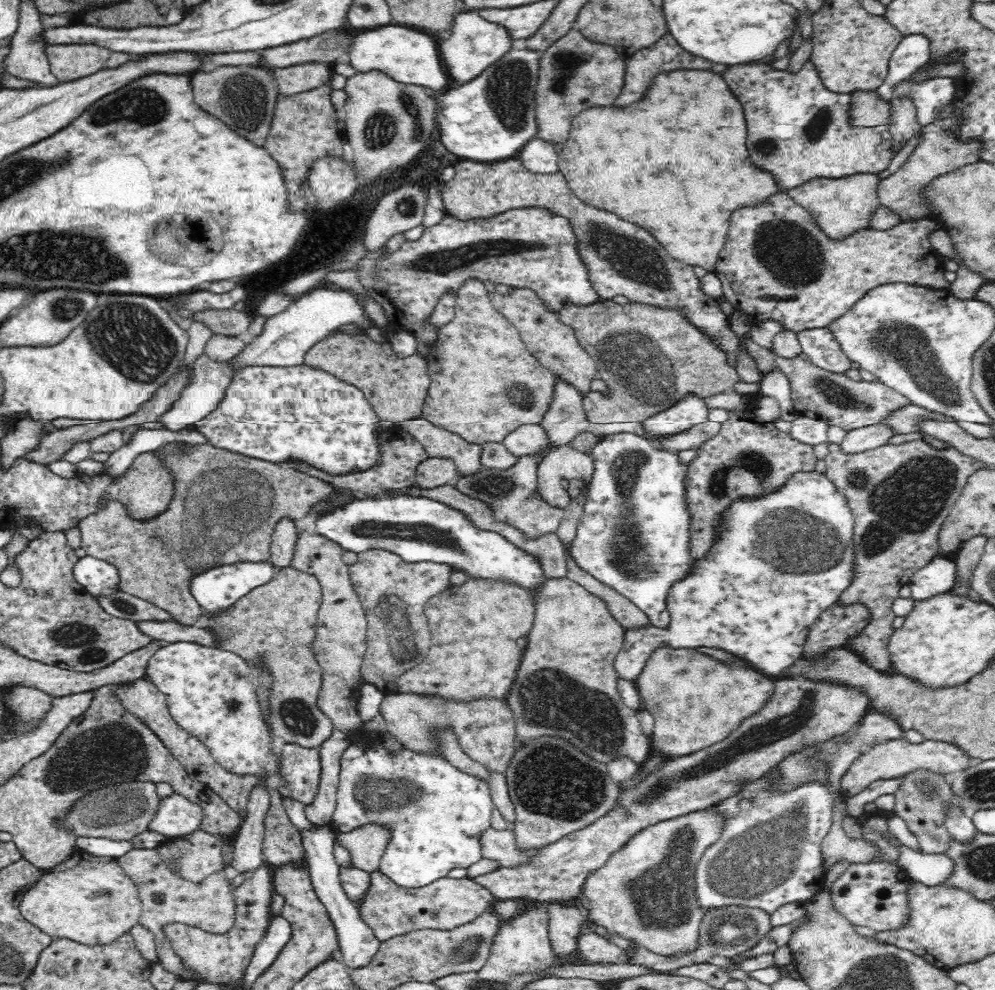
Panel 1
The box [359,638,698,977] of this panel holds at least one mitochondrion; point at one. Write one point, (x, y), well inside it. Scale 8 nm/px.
(548, 698)

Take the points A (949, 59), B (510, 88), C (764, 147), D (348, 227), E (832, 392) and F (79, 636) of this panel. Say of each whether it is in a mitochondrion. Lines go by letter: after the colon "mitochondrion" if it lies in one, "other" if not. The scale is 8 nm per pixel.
A: other
B: mitochondrion
C: mitochondrion
D: other
E: mitochondrion
F: mitochondrion

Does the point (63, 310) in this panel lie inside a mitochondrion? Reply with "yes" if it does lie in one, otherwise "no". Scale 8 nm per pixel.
yes

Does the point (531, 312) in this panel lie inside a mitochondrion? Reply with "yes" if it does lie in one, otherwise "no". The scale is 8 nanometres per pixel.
no

